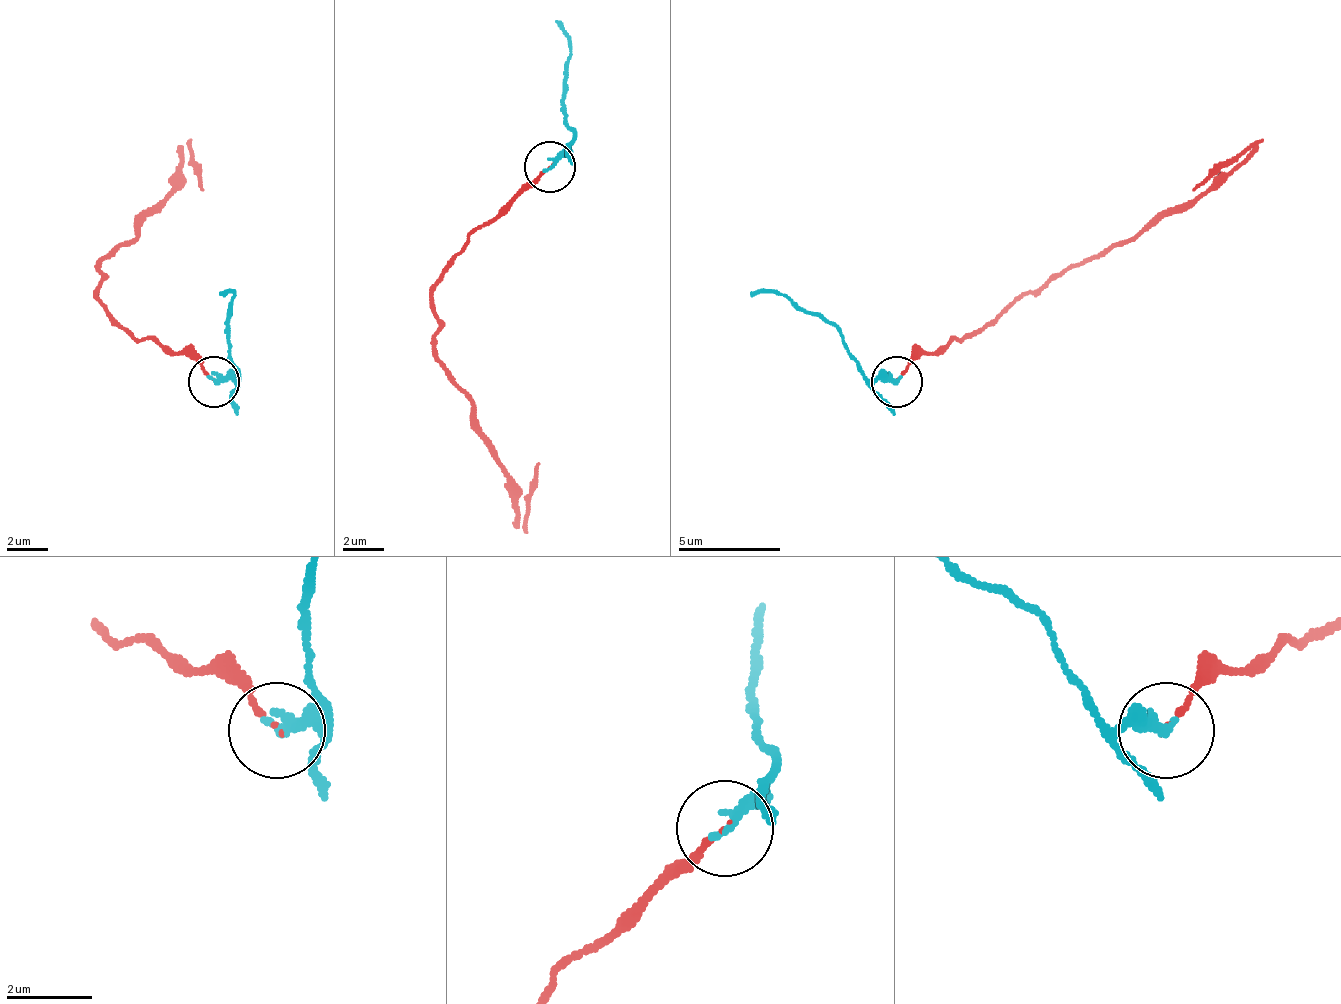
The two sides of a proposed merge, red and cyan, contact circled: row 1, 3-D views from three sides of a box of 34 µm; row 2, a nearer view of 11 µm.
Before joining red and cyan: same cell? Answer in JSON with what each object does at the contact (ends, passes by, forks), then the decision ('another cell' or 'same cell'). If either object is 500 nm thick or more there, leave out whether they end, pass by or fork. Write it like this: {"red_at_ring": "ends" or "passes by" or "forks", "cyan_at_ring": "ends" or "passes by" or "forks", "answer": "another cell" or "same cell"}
{"red_at_ring": "ends", "cyan_at_ring": "ends", "answer": "another cell"}

